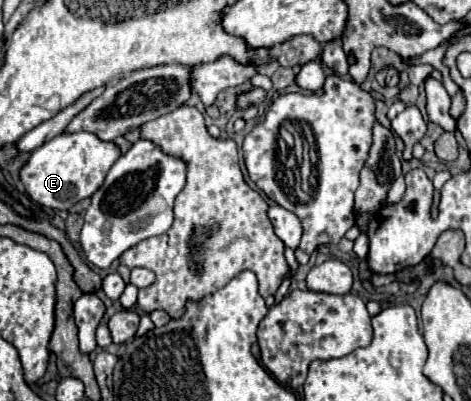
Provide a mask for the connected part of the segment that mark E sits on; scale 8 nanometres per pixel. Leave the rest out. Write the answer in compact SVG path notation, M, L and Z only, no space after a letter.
M79 131L79 133L61 133L51 141L43 143L35 151L31 151L27 163L21 167L19 177L25 185L27 195L47 207L47 209L69 209L85 197L91 197L103 179L107 177L113 163L119 159L121 151L115 143L105 143L97 139L93 133Z

